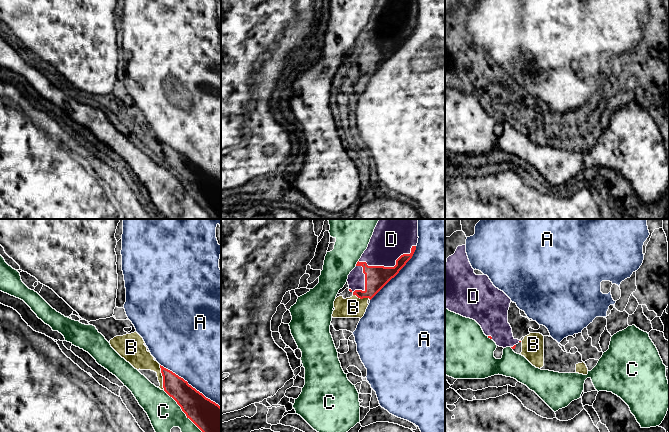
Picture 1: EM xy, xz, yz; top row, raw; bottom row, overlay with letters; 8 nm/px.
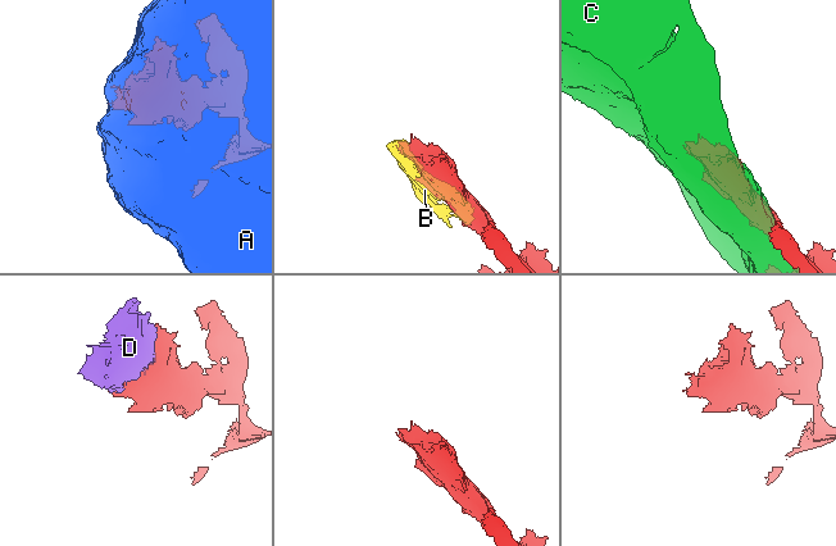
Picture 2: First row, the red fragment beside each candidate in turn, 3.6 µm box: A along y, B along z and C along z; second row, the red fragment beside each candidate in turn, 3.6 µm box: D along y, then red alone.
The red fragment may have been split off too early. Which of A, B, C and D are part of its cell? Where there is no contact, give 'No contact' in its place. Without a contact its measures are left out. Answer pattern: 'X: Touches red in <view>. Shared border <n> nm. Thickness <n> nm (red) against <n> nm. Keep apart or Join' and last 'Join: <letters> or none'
A: Touches red in xy. Shared border 600 nm. Thickness 240 nm (red) against 500 nm. Keep apart
B: Touches red in xy. Shared border 200 nm. Thickness 190 nm (red) against 170 nm. Join
C: Touches red in xy. Shared border 460 nm. Thickness 240 nm (red) against 260 nm. Keep apart
D: Touches red in xz. Shared border 480 nm. Thickness 190 nm (red) against 320 nm. Join
Join: B, D

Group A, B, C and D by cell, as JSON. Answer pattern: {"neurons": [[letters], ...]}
{"neurons": [["A"], ["B", "D"], ["C"]]}

